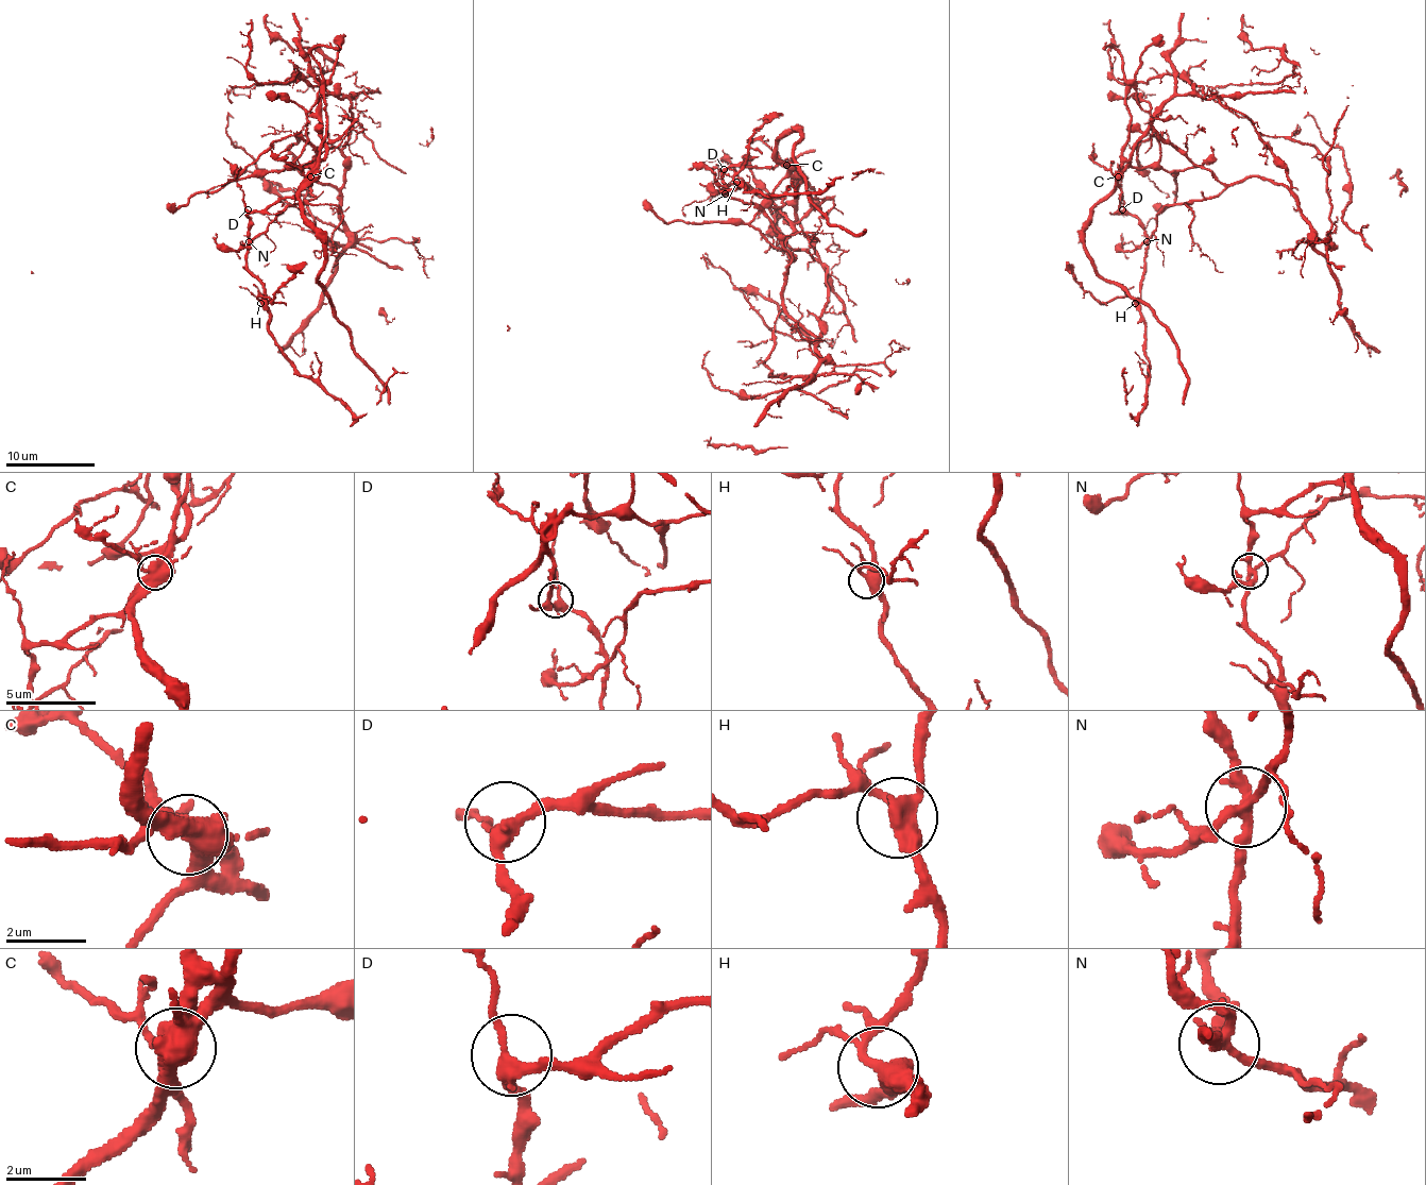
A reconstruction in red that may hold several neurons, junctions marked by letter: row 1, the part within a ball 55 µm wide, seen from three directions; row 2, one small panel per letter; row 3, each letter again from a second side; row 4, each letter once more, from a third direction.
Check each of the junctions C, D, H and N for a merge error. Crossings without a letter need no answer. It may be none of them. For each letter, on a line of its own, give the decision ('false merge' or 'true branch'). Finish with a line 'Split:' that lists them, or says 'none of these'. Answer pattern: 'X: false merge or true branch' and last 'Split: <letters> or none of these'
C: false merge
D: true branch
H: true branch
N: false merge
Split: C, N

